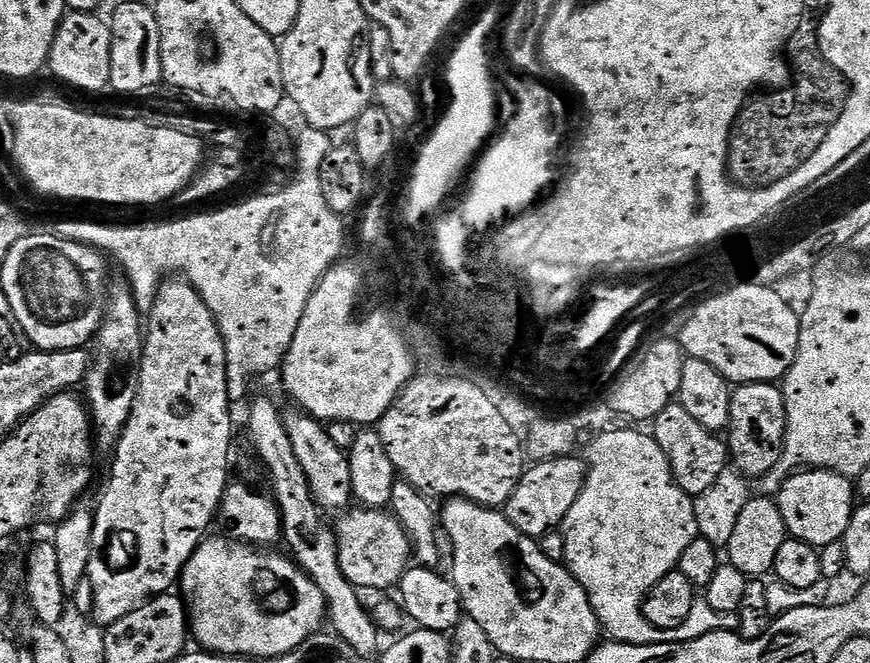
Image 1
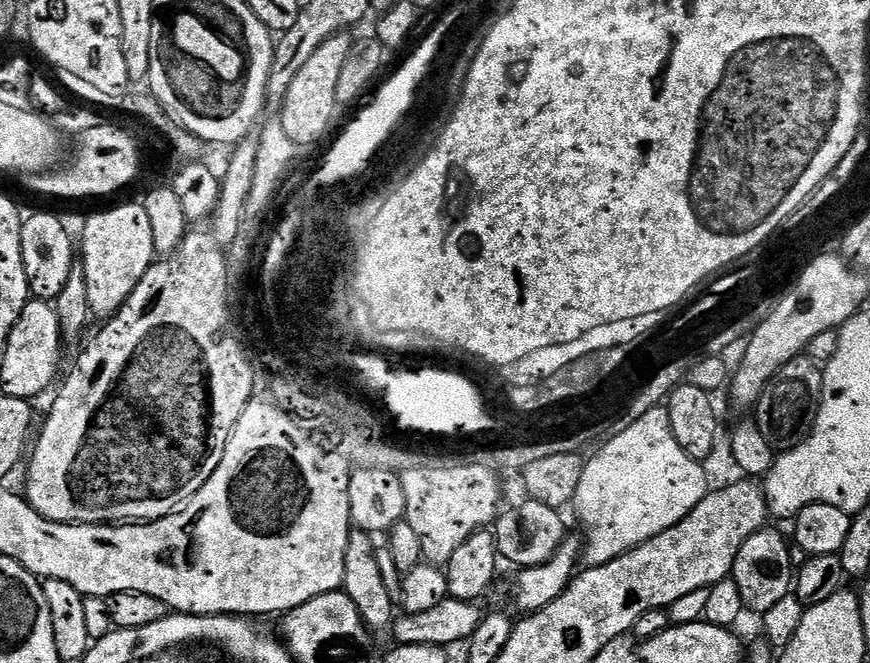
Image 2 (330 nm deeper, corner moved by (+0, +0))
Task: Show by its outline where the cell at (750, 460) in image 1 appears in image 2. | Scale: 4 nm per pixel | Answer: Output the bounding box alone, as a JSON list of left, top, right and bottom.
[754,354,824,449]

